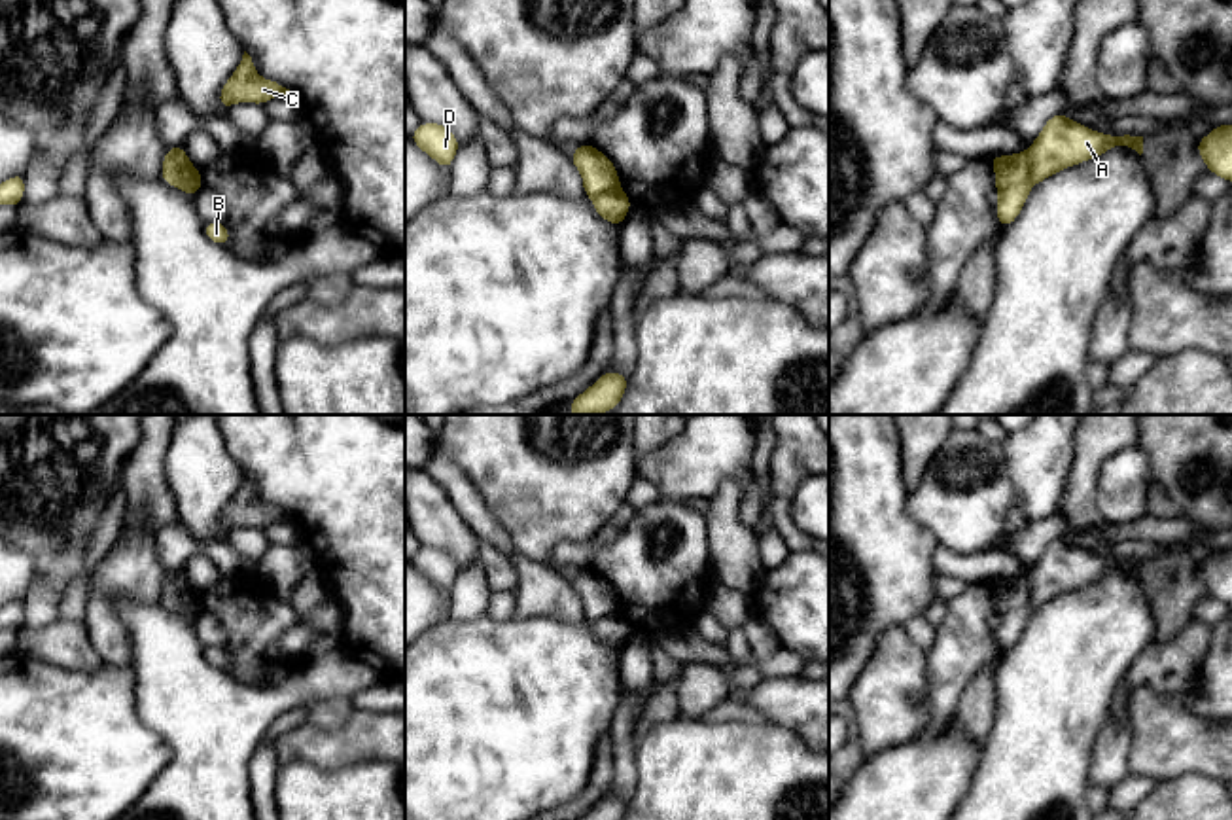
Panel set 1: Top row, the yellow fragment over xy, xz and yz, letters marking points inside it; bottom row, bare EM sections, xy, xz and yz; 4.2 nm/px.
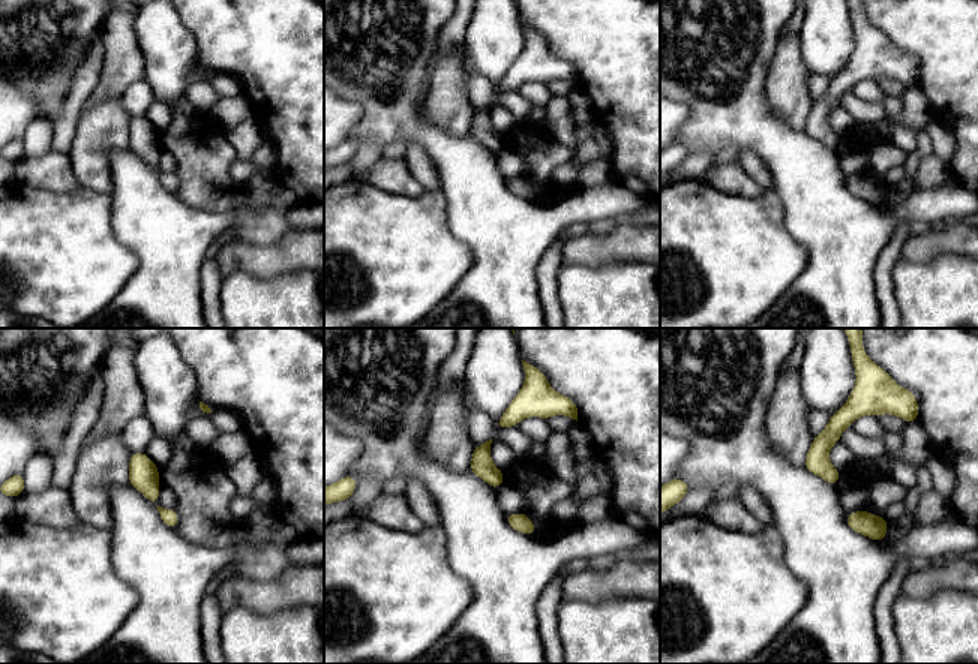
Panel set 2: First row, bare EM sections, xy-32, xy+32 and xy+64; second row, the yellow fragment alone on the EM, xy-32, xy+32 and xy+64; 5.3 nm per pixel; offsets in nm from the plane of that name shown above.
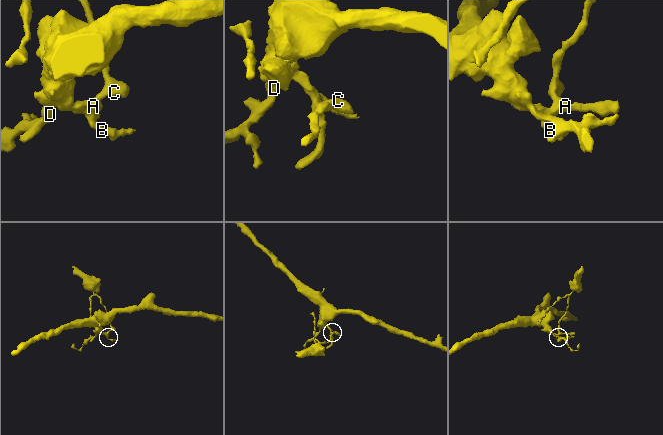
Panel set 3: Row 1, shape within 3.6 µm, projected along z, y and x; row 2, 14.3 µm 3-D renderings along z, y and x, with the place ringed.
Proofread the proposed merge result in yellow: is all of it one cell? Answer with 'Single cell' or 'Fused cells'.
Fused cells

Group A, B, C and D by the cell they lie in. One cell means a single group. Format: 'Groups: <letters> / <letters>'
Groups: A C / B D

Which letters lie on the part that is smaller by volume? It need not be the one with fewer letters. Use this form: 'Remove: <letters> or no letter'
Remove: A, C

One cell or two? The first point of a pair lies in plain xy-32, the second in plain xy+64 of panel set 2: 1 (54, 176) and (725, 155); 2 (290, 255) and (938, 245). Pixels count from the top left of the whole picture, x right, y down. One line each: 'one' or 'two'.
1: two
2: one

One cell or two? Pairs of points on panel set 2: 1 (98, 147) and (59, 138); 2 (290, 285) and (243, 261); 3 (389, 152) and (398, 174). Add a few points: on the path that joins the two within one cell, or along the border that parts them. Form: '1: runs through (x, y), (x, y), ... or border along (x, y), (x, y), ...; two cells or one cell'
1: border along (83, 108), (72, 146), (66, 153); two cells
2: border along (239, 269), (261, 278), (276, 278), (308, 270); two cells
3: border along (383, 156), (402, 158); two cells

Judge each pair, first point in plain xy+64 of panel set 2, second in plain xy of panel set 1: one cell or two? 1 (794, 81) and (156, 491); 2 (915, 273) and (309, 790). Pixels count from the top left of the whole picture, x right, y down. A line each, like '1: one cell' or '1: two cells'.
1: two cells
2: one cell

